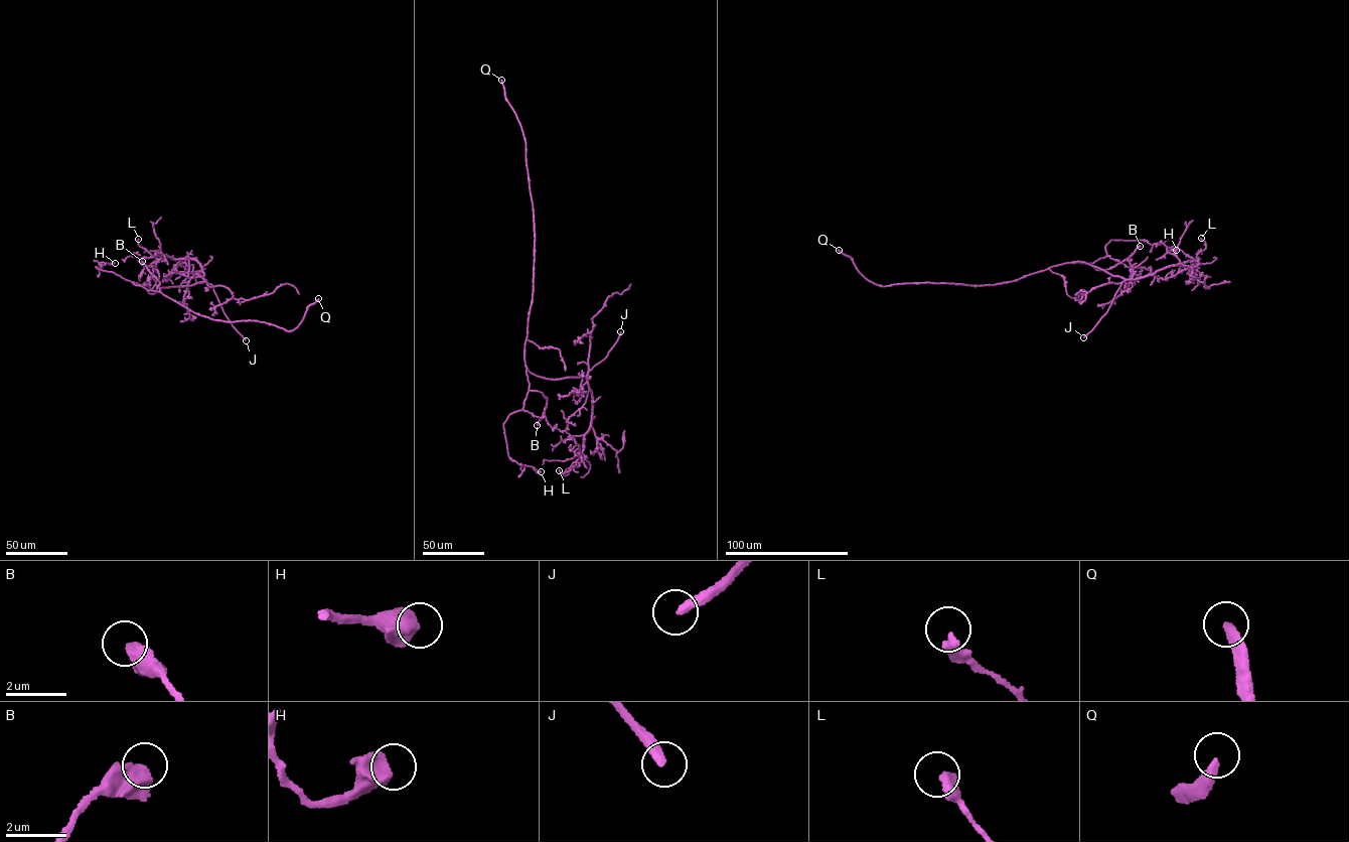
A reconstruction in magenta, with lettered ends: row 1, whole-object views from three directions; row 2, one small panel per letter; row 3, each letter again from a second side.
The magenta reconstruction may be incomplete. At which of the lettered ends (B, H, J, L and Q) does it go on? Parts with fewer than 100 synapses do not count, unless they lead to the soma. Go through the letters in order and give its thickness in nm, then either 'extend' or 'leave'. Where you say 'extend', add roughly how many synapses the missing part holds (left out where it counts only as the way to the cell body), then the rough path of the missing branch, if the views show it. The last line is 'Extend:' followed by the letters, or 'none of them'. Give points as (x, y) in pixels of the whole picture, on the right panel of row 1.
B: calibre 550 nm; leave
H: calibre 500 nm; leave
J: calibre 280 nm; extend; course (1083, 337), (1068, 345), (1049, 333), (1031, 340)
L: calibre 360 nm; leave
Q: calibre 300 nm; extend; 250 synapses
Extend: J, Q

